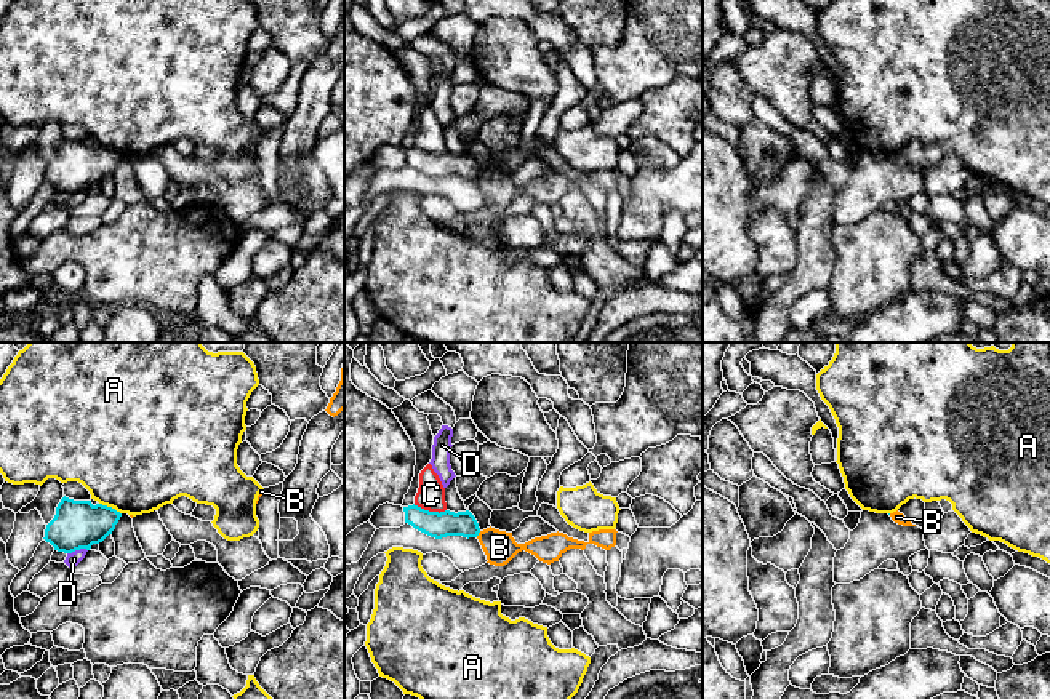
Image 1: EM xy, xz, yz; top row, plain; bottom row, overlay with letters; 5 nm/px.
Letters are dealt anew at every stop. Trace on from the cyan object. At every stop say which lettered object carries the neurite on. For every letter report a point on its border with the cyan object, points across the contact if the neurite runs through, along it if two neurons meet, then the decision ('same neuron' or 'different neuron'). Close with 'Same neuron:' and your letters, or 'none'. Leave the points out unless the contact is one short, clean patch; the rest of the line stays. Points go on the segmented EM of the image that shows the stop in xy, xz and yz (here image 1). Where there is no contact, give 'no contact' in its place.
A: contact xy (111, 507); border xy (100, 503), (114, 507), (120, 514); different neuron
B: contact xz (477, 535); border xz (480, 531), (476, 536); different neuron
C: contact xz (428, 511); border xz (413, 504), (429, 511), (445, 511); different neuron
D: contact xy (77, 549); border xy (87, 549), (68, 554); different neuron
Same neuron: none

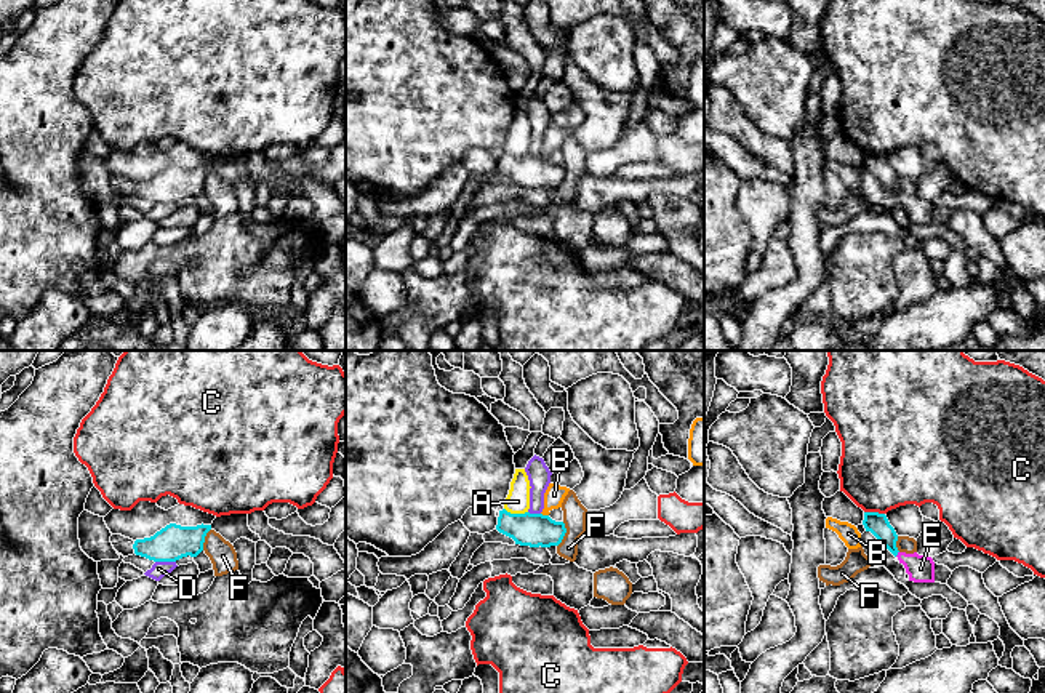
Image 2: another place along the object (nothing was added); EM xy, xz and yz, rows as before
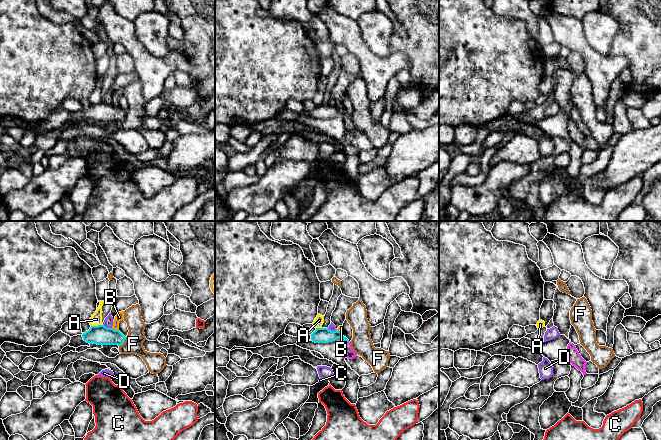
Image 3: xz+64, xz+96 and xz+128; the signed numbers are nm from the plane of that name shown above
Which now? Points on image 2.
A: contact xz (516, 514); border xz (504, 508), (511, 512), (527, 512); different neuron
B: contact xz (544, 516); border xz (541, 512), (548, 516); different neuron
C: contact yz (874, 512); border yz (864, 511), (884, 514); different neuron
D: contact xy (165, 560); border xy (156, 560), (175, 562); different neuron
E: contact yz (896, 554); way yz (877, 524), (896, 554), (920, 568); same neuron
F: contact xz (564, 535); border xz (564, 522), (565, 533), (557, 546); different neuron
Same neuron: E

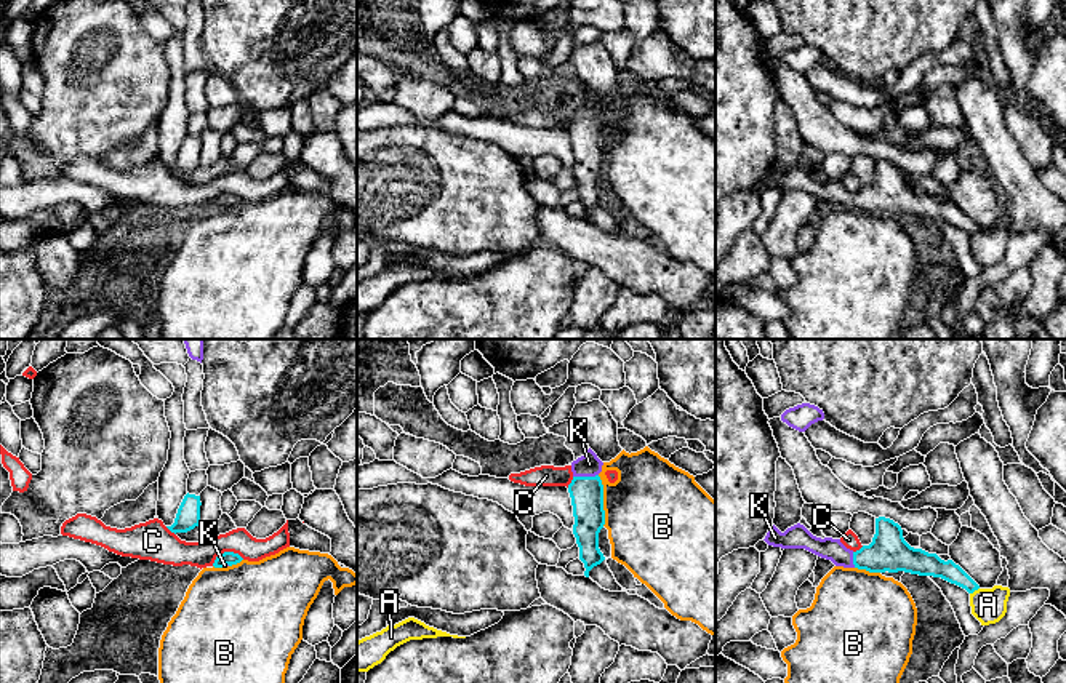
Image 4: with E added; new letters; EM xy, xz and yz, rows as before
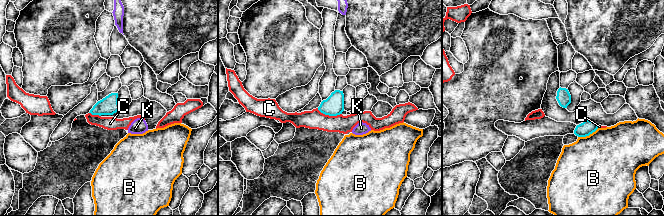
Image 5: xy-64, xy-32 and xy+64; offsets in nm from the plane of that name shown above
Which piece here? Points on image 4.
A: contact yz (973, 591); different neuron
B: contact xz (602, 501); different neuron
C: contact xy (226, 552); different neuron
K: contact xz (585, 477); same neuron
Same neuron: K

